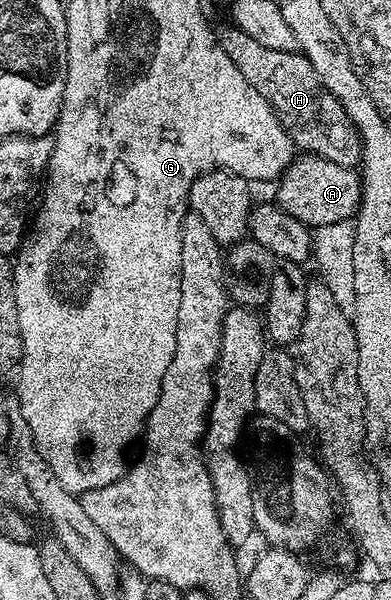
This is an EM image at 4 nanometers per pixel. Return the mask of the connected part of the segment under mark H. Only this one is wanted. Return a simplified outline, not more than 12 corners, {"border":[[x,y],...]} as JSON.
{"border":[[216,38],[295,148],[361,164],[344,105],[297,50]]}

